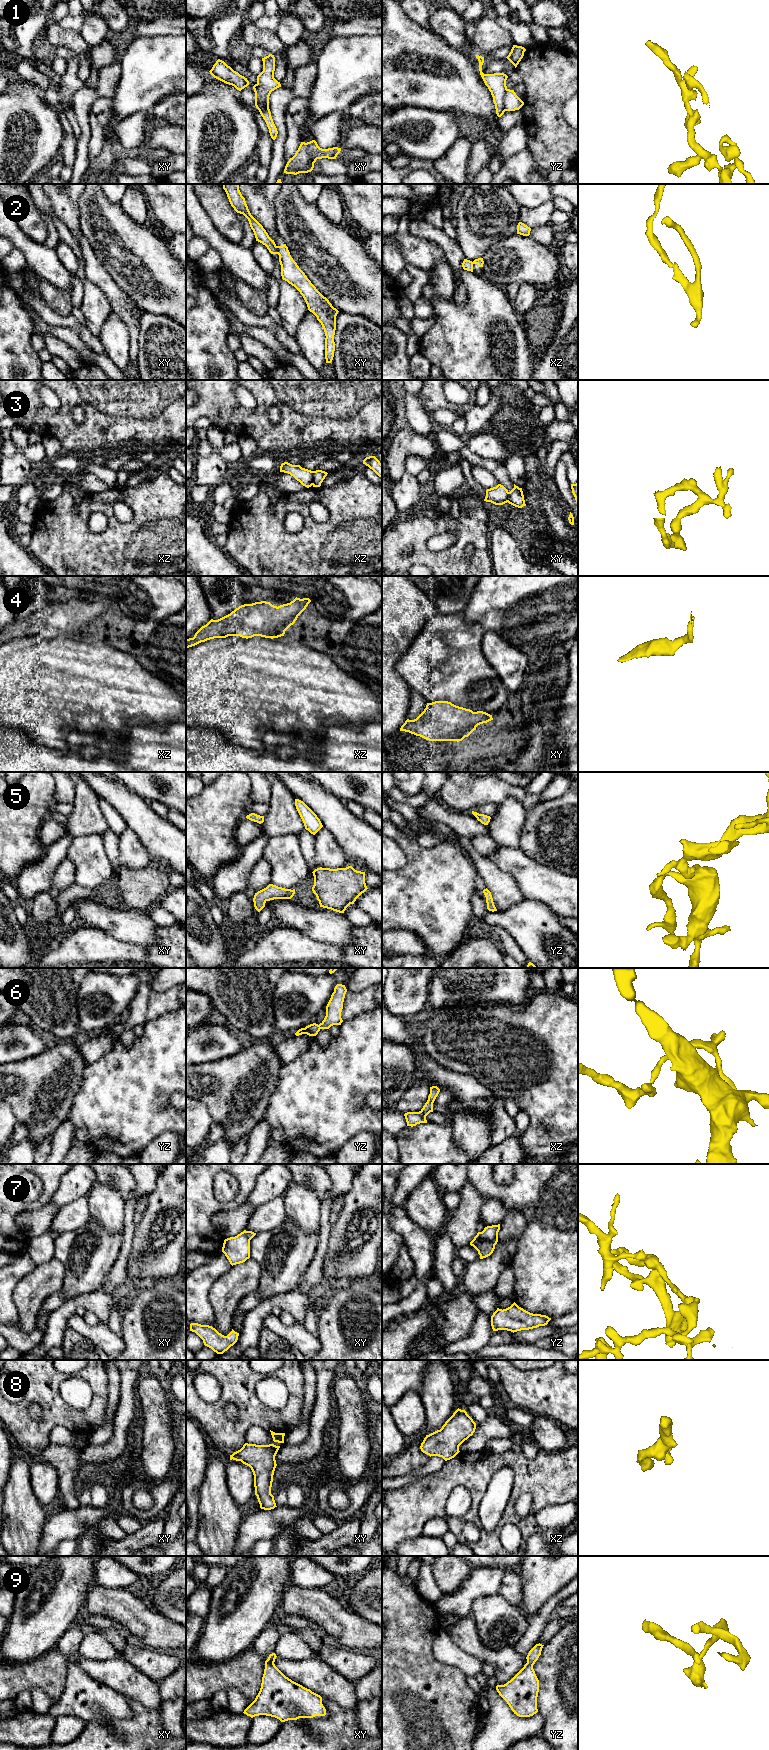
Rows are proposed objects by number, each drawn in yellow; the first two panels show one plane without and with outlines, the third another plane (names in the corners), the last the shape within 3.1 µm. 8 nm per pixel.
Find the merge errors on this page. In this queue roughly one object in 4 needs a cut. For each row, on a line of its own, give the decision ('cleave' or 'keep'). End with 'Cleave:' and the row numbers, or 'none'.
1: keep
2: cleave
3: keep
4: keep
5: keep
6: keep
7: cleave
8: keep
9: cleave
Cleave: 2, 7, 9

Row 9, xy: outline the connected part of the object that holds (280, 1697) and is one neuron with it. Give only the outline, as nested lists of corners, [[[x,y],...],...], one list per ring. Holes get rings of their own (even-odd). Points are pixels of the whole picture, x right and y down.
[[[266,1660],[260,1691],[243,1713],[251,1718],[266,1715],[285,1722],[325,1716],[326,1709],[320,1695],[292,1681]]]

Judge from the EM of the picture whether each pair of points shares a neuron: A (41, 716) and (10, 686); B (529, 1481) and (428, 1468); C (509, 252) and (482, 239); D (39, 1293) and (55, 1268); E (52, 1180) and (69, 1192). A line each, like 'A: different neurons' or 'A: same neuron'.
A: same neuron
B: different neurons
C: different neurons
D: same neuron
E: different neurons

